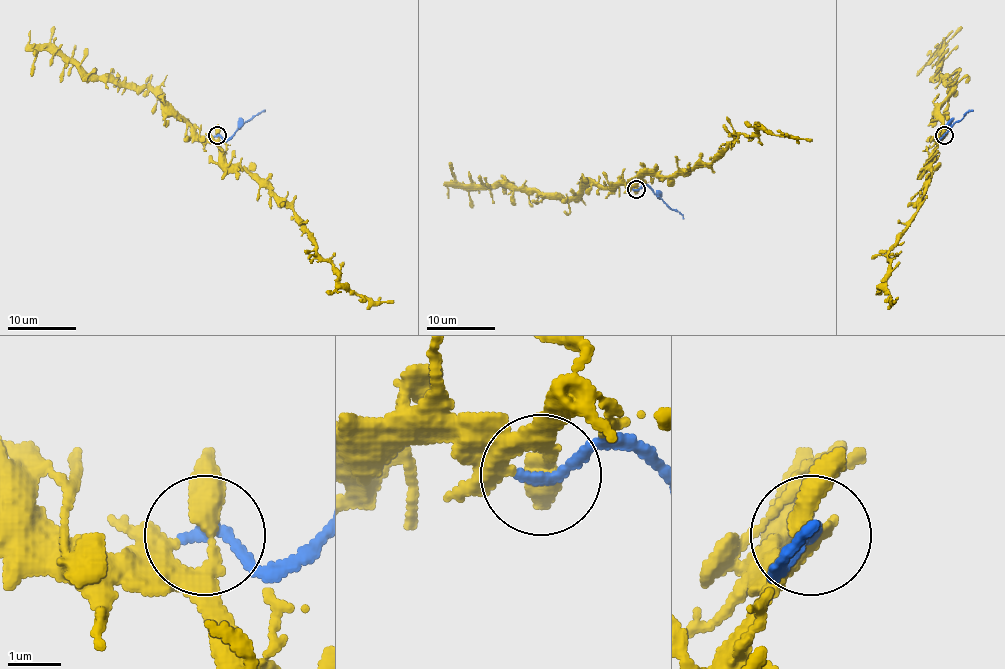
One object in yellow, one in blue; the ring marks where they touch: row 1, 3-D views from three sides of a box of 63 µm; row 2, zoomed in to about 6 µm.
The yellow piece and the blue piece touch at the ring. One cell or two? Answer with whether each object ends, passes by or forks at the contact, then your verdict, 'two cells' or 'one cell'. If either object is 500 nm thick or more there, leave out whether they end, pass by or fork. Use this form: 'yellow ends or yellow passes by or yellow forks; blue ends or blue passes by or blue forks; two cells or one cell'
yellow passes by; blue ends; two cells

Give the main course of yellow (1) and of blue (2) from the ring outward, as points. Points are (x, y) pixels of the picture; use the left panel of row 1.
1: (217, 135), (227, 162), (239, 164), (256, 174), (290, 209), (341, 284), (374, 301), (393, 302)
2: (217, 135), (224, 138), (230, 137), (265, 109)

